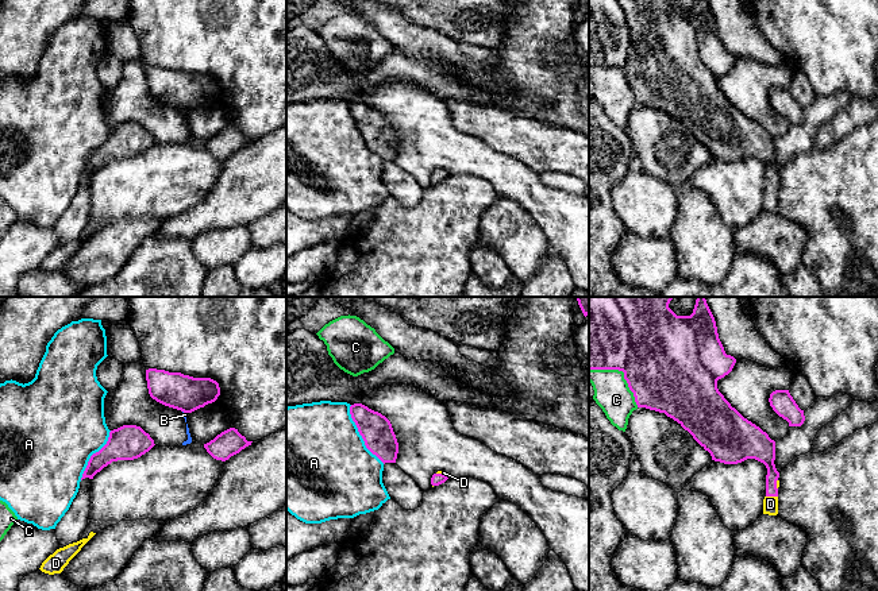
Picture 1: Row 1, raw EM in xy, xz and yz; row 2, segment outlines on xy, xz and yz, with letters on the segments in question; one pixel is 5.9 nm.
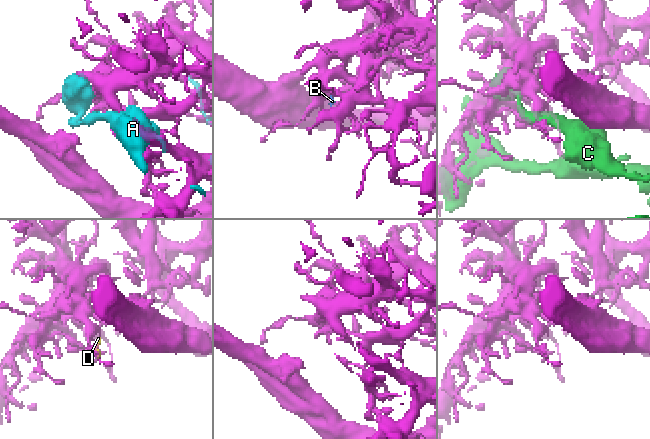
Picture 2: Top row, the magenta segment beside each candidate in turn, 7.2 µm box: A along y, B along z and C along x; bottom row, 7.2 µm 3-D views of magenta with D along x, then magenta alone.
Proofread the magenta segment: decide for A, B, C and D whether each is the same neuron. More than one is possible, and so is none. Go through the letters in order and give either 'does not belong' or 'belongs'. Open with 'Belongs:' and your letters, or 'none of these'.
Belongs: D
A: does not belong
B: does not belong
C: does not belong
D: belongs

